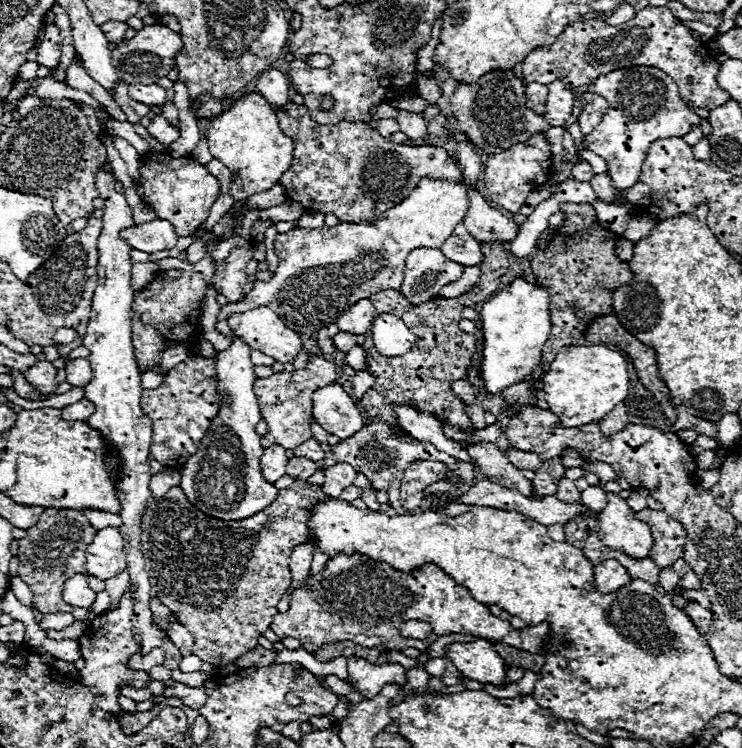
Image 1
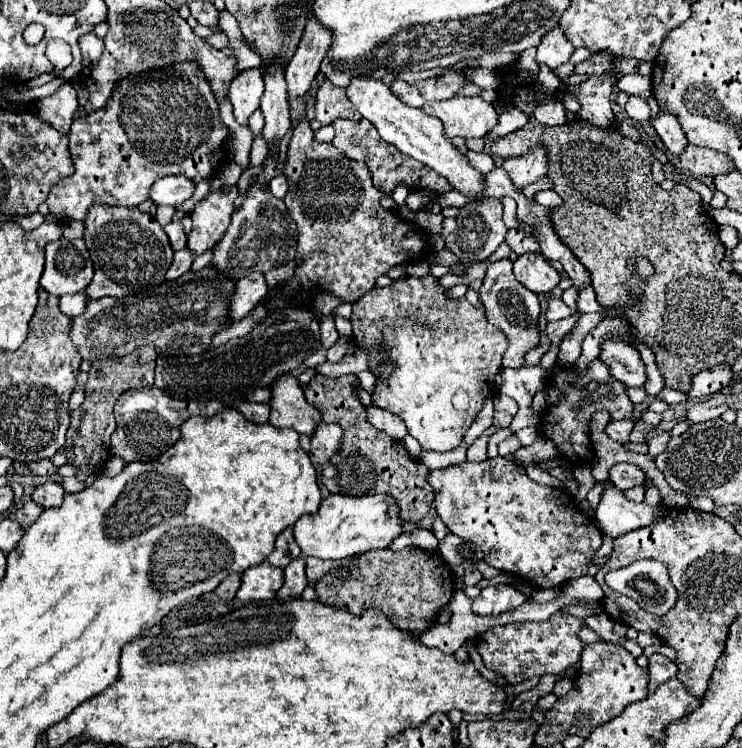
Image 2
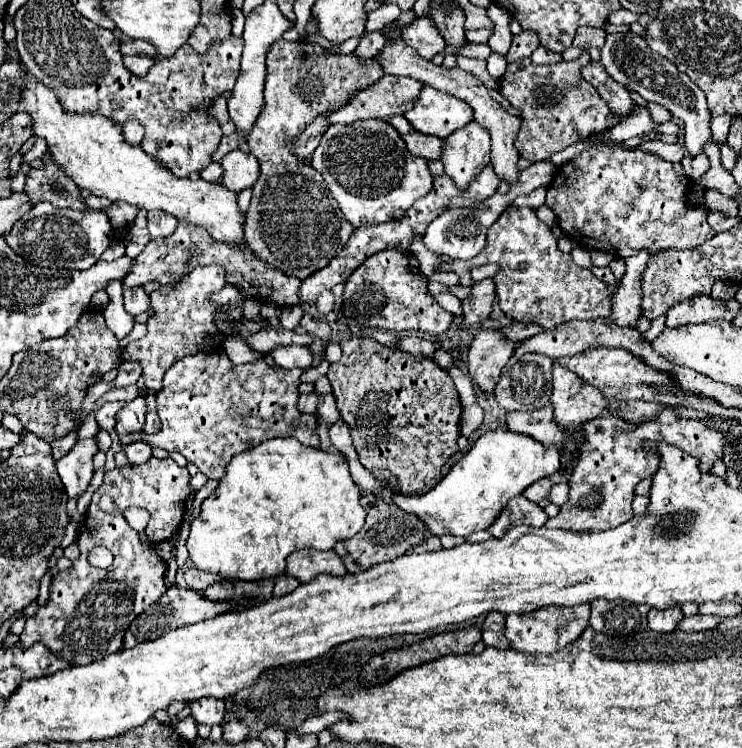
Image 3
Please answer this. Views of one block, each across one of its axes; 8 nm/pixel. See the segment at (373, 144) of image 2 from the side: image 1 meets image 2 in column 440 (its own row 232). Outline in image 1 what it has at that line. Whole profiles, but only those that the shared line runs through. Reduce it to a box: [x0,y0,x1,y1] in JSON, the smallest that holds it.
[142,154,220,236]

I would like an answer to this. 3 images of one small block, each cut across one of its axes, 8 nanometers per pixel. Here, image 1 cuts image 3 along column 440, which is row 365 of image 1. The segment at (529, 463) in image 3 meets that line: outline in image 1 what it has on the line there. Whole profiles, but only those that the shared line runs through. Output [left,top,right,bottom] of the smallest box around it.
[480,278,550,394]

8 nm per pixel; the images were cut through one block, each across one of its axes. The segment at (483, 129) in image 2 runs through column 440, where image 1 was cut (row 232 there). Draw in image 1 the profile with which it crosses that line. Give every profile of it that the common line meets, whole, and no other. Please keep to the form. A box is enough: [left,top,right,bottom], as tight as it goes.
[82,170,182,670]

